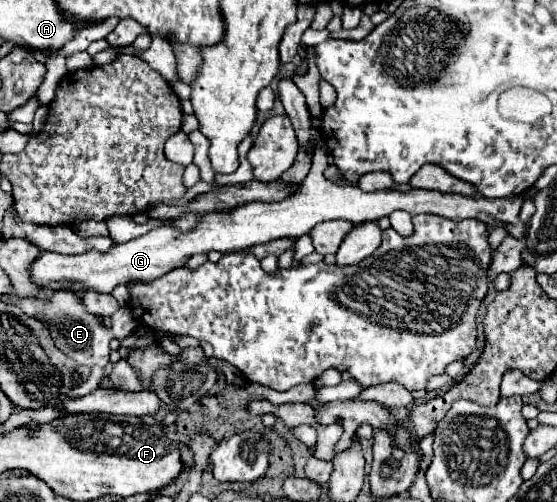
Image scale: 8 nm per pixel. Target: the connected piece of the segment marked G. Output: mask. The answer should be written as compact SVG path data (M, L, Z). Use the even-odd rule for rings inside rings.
M324 140L316 142L312 168L308 176L302 180L300 188L282 202L248 202L246 206L238 206L228 212L214 212L206 214L202 222L190 232L180 234L170 226L162 226L158 230L152 230L140 238L128 240L124 244L114 244L108 252L90 250L80 256L66 256L58 252L40 252L40 256L30 264L30 280L44 288L50 282L76 282L82 284L84 290L96 290L96 292L112 292L120 284L130 282L152 282L154 278L160 278L180 266L184 266L192 256L196 254L208 254L212 250L218 250L222 254L226 252L242 252L256 244L266 244L278 238L300 238L304 234L310 234L310 230L328 220L350 220L354 224L364 224L370 220L380 220L382 216L392 214L394 210L406 210L412 216L416 214L440 214L450 220L464 220L464 218L476 218L486 222L488 226L504 226L514 238L522 238L526 232L526 224L520 222L518 212L522 206L522 198L468 198L462 194L444 194L434 190L422 190L412 188L408 192L400 190L374 190L364 192L358 186L338 186L324 178L324 170L328 166L328 146Z

